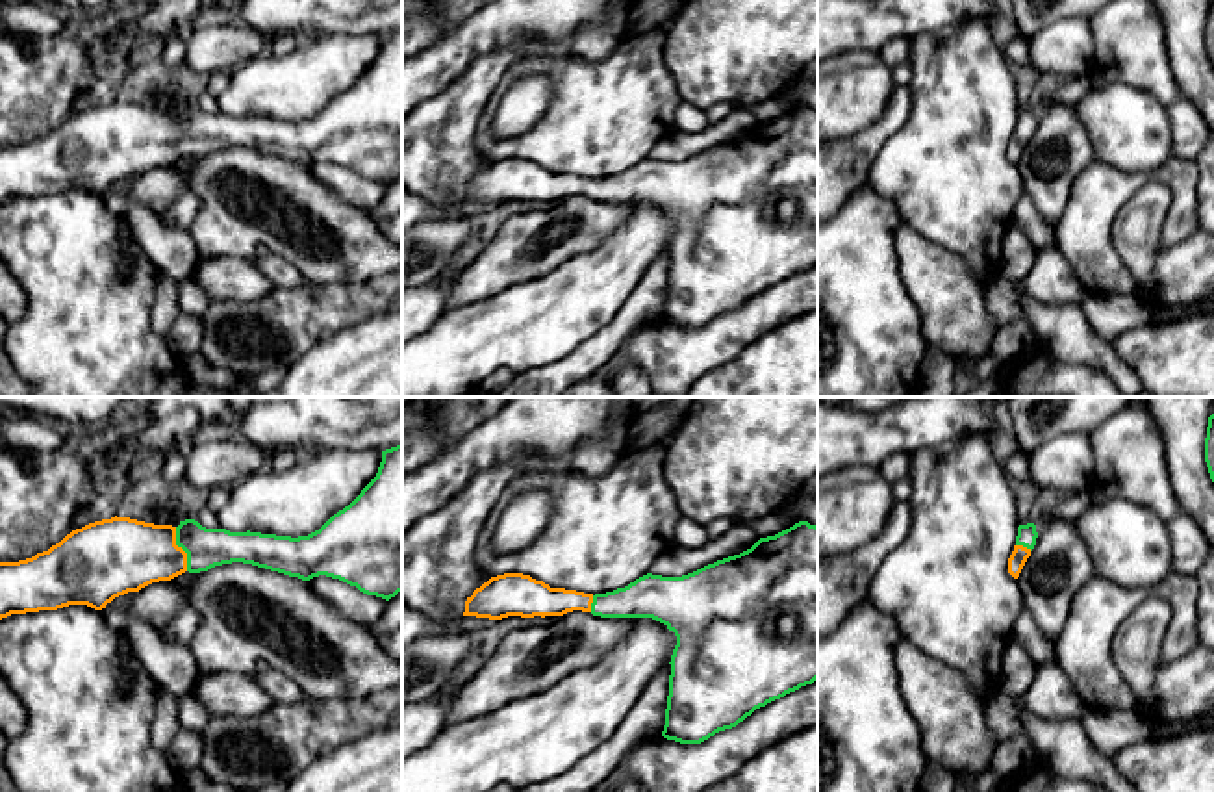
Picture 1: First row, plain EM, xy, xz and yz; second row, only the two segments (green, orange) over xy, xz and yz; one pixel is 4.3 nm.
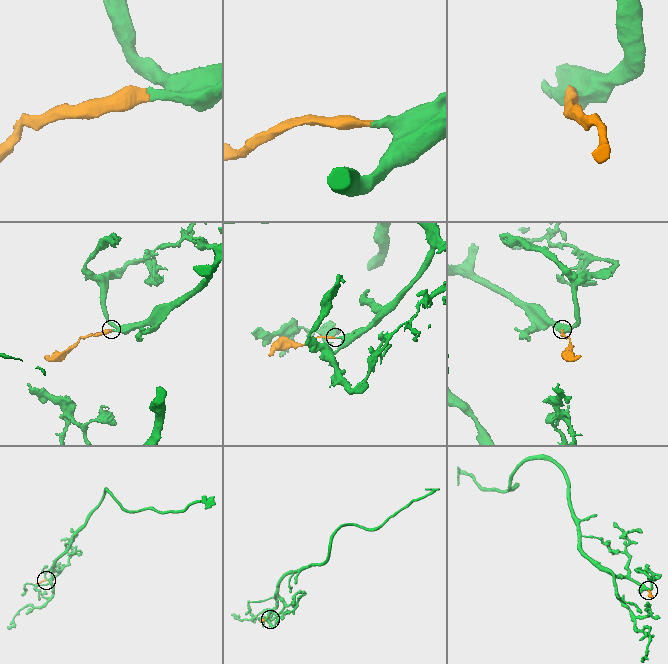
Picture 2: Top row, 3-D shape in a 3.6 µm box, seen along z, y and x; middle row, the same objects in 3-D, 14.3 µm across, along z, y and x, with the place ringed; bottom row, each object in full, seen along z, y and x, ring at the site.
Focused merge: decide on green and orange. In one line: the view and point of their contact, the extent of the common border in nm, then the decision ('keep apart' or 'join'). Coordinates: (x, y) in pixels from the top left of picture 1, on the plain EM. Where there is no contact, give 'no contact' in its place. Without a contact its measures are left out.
xy (182, 132) | 200 nm | join

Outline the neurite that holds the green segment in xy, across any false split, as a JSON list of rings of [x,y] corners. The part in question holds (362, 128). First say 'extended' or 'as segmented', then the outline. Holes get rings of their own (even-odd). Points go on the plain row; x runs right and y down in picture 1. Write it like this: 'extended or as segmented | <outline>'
extended | [[[402,30],[382,35],[376,61],[348,91],[308,121],[230,117],[206,113],[195,104],[180,106],[178,111],[154,109],[117,100],[76,113],[32,143],[0,147],[0,204],[69,189],[102,195],[115,182],[139,176],[152,167],[232,147],[252,148],[302,165],[326,160],[367,180],[386,185],[395,182],[402,176]]]

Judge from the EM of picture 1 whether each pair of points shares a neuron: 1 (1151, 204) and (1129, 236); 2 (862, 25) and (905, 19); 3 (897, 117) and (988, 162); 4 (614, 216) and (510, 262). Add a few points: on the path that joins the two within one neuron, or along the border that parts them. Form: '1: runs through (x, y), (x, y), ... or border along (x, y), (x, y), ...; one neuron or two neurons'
1: runs through (1144, 212), (1137, 229); one neuron
2: runs through (873, 21), (894, 19); one neuron
3: border along (909, 84), (909, 117), (877, 154); two neurons
4: runs through (588, 223), (560, 247), (536, 260); one neuron

